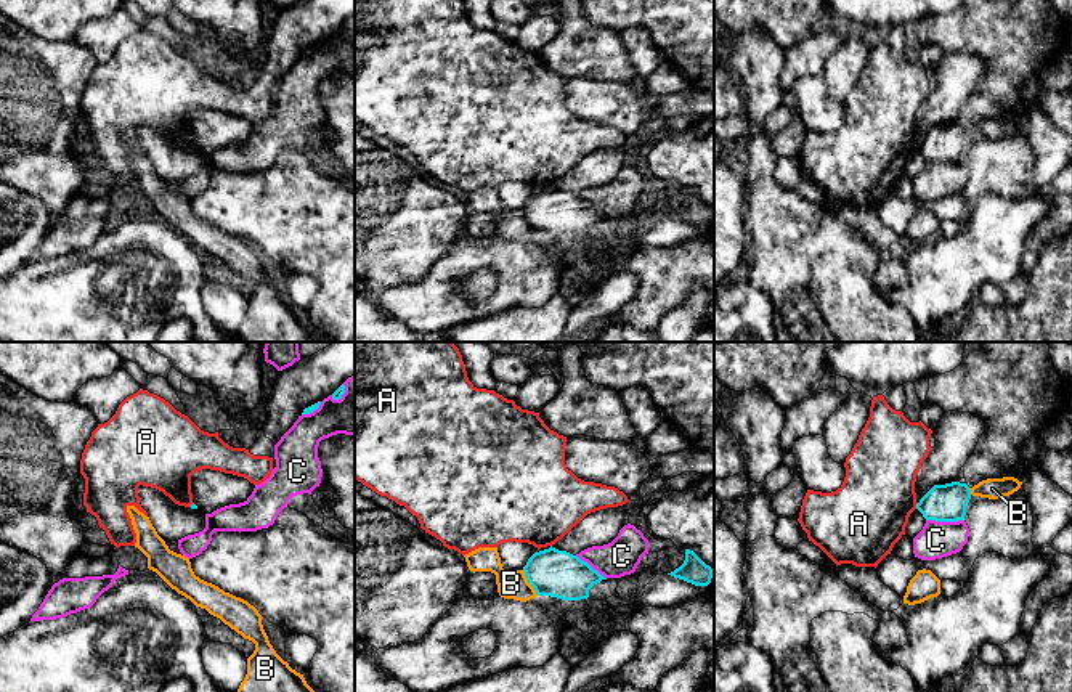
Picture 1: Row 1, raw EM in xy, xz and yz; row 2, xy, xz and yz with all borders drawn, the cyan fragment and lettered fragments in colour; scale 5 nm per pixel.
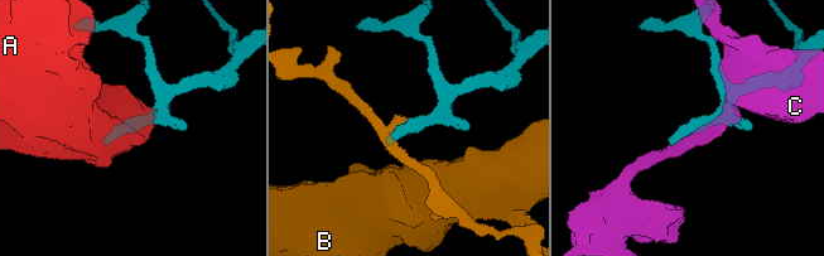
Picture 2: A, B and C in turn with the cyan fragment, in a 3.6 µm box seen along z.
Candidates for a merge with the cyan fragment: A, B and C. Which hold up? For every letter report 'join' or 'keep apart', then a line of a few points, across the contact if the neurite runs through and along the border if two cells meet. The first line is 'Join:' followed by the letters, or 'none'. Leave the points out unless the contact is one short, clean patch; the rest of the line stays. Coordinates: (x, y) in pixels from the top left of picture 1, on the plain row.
Join: none
A: keep apart
B: keep apart | xz (522, 211), (538, 235)
C: keep apart

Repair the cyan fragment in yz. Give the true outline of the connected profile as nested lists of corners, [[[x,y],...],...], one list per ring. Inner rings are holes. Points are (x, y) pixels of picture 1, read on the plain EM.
[[[952,122],[934,125],[916,145],[926,161],[958,162],[964,161],[971,130],[966,124]]]

